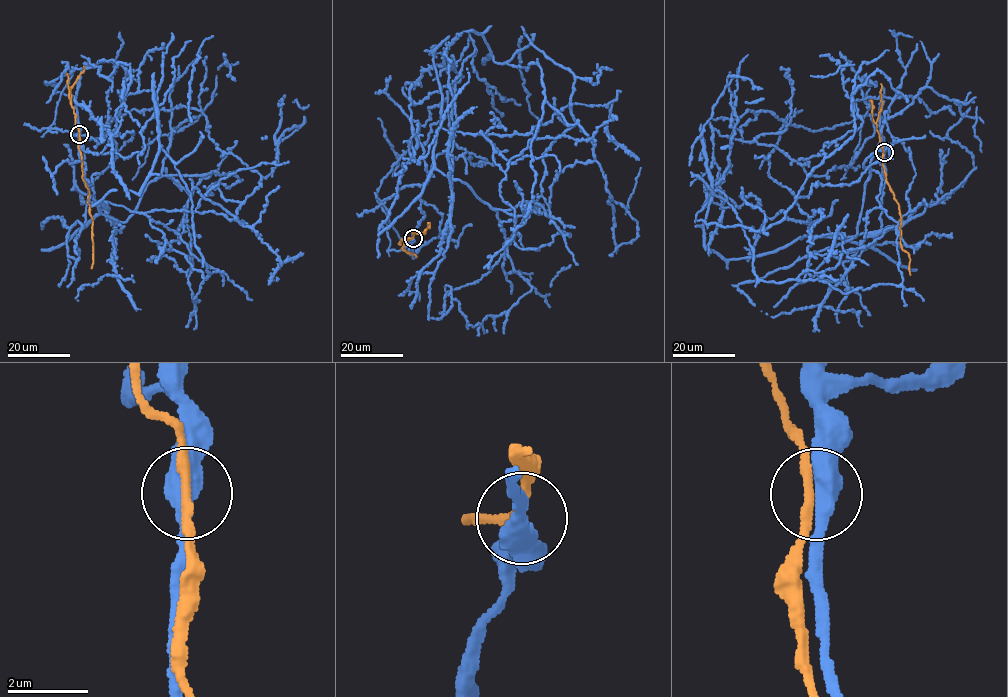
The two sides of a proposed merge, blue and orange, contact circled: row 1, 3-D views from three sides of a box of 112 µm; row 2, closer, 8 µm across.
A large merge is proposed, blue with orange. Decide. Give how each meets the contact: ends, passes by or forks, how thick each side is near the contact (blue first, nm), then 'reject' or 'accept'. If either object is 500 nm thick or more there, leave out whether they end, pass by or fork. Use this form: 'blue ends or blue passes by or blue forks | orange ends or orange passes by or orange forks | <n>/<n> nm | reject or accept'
blue passes by | orange passes by | 480/220 nm | reject

